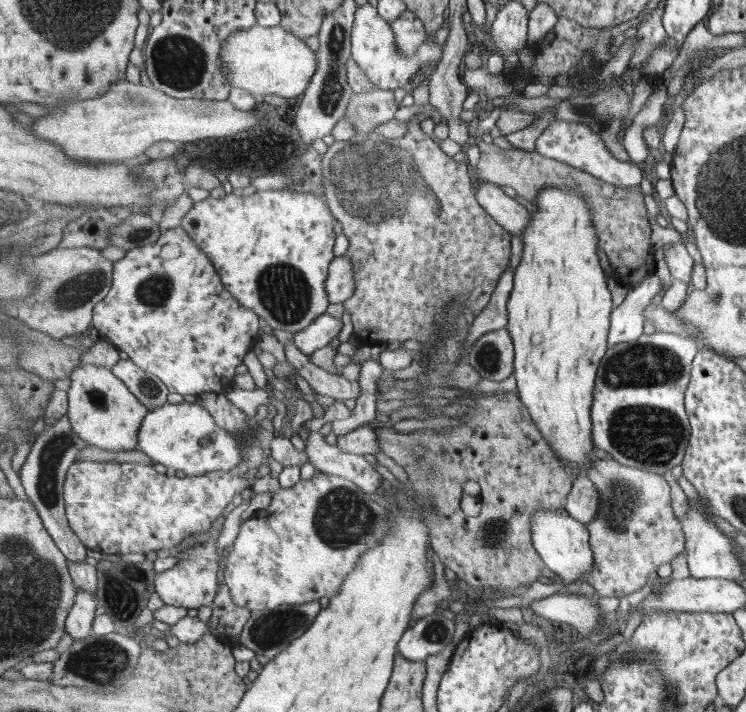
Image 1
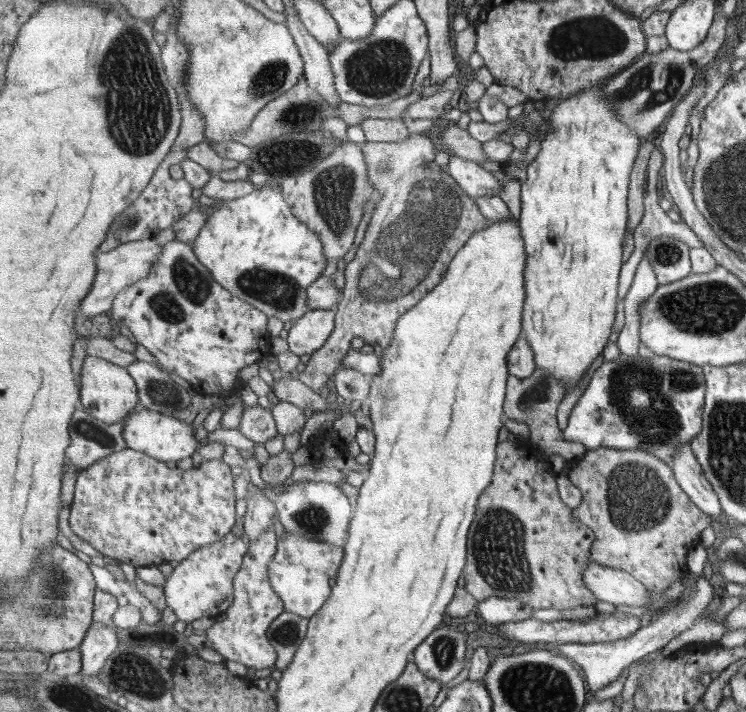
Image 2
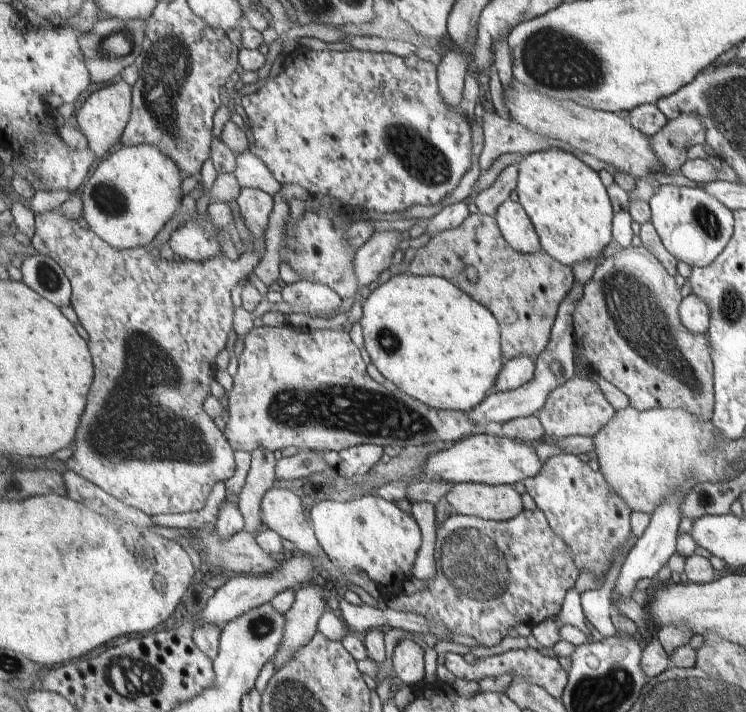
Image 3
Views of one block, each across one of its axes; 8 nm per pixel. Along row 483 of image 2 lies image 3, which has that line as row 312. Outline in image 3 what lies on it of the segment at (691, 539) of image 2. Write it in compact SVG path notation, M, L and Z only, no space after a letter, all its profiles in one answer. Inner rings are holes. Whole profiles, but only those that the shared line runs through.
M642 245L637 246L637 248L620 248L612 256L605 257L596 267L592 280L584 286L583 296L576 304L573 317L575 328L574 338L577 341L575 348L578 362L583 366L586 364L591 369L591 372L597 373L599 376L604 377L608 383L619 388L629 398L630 406L634 407L636 410L647 411L660 407L671 409L681 408L700 417L702 420L712 421L716 406L713 350L703 334L692 334L686 327L683 327L682 322L680 322L681 318L678 314L683 300L681 288L677 286L675 278L665 270L665 266L663 266L647 248L643 248Z

